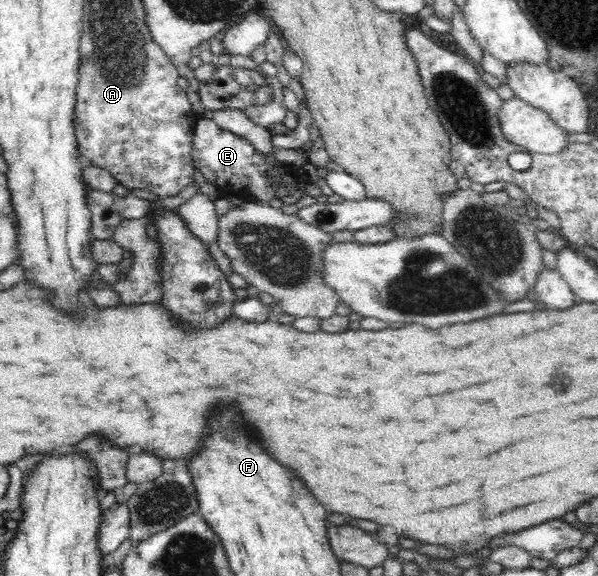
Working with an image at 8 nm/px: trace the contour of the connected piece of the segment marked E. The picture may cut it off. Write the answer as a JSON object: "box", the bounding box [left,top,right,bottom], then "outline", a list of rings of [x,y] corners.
{"box":[192,115,297,203],"outline":[[[202,115],[196,119],[193,129],[192,158],[196,170],[203,174],[206,182],[214,184],[223,195],[235,195],[247,202],[253,198],[260,200],[261,203],[273,200],[277,189],[271,186],[269,178],[276,179],[276,172],[281,167],[285,171],[297,171],[297,168],[289,168],[278,163],[274,147],[271,147],[270,153],[266,156],[244,138],[235,135],[229,129],[221,129],[217,121]]]}

